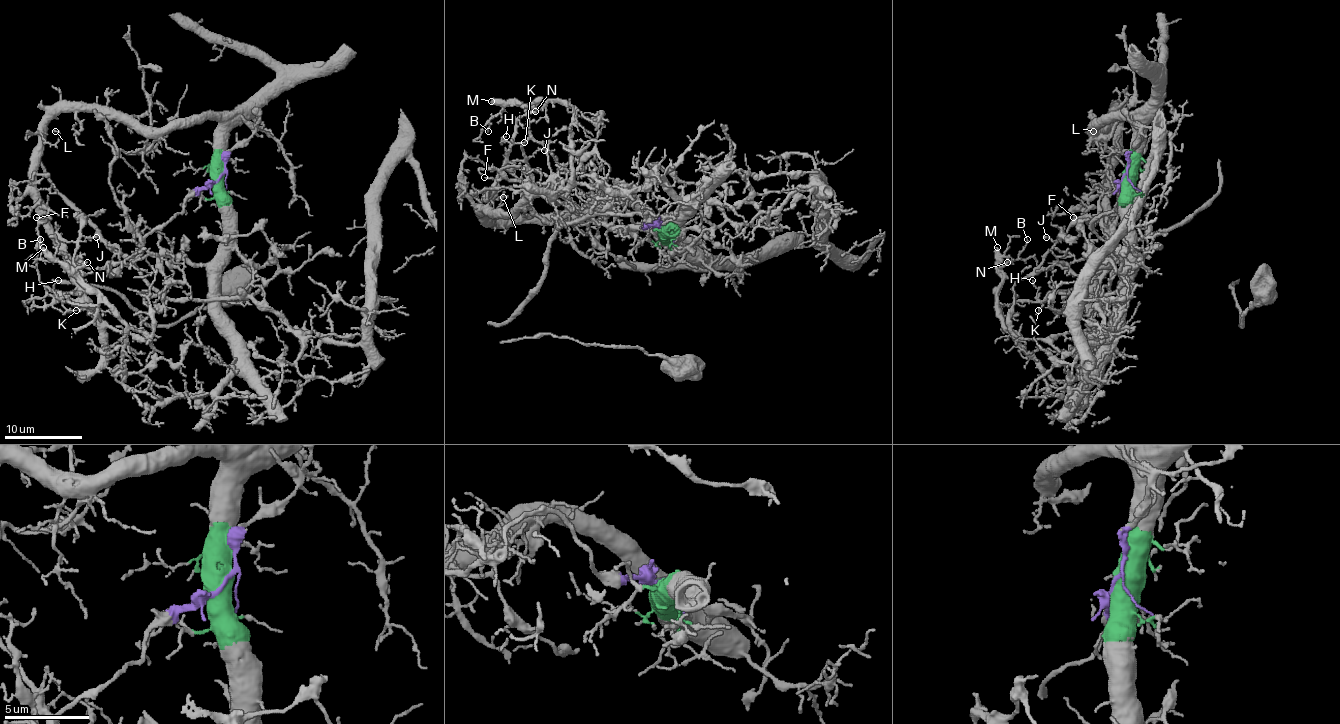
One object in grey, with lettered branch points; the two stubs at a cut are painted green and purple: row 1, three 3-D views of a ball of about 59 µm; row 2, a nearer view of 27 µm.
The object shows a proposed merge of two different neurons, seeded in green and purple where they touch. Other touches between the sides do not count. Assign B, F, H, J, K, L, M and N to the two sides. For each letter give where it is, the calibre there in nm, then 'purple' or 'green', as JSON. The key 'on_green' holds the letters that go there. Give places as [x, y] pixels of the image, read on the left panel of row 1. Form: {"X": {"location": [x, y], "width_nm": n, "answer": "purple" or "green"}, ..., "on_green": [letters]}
{"B": {"location": [40, 239], "width_nm": 100, "answer": "purple"}, "F": {"location": [36, 217], "width_nm": 140, "answer": "green"}, "H": {"location": [58, 280], "width_nm": 90, "answer": "purple"}, "J": {"location": [96, 237], "width_nm": 100, "answer": "purple"}, "K": {"location": [76, 310], "width_nm": 110, "answer": "purple"}, "L": {"location": [55, 131], "width_nm": 140, "answer": "green"}, "M": {"location": [43, 247], "width_nm": 400, "answer": "purple"}, "N": {"location": [87, 262], "width_nm": 220, "answer": "purple"}, "on_green": ["F", "L"]}

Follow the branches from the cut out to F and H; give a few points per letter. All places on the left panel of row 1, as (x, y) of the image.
F: (219, 177), (215, 119), (165, 129), (56, 111), (35, 173), (49, 216), (37, 218)
H: (219, 177), (112, 276), (109, 262), (80, 278), (97, 303), (62, 301), (58, 280)

